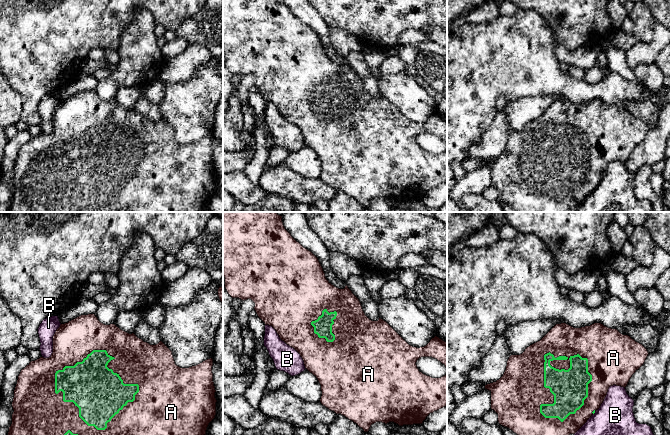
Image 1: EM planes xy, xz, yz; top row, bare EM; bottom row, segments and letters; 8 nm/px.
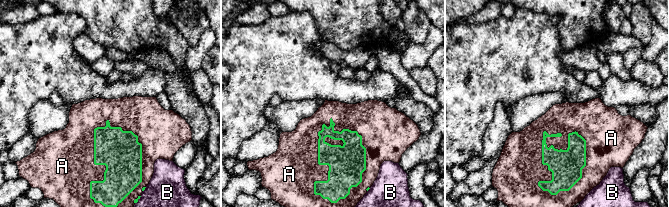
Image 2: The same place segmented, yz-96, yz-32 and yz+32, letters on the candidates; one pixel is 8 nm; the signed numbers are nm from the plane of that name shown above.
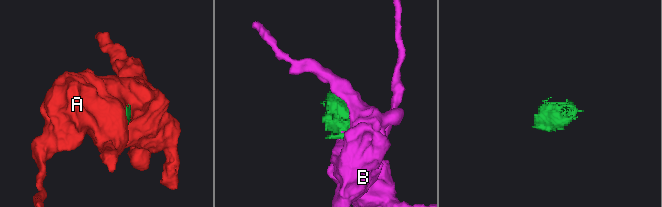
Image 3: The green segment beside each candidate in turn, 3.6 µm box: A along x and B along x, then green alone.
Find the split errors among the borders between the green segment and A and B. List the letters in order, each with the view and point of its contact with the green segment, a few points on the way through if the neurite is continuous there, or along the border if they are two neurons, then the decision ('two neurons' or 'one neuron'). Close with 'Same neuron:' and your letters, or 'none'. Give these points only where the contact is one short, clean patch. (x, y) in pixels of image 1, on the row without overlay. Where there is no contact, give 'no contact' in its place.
A: yz (554, 172) | one neuron
B: yz (594, 188) | two neurons
Same neuron: A

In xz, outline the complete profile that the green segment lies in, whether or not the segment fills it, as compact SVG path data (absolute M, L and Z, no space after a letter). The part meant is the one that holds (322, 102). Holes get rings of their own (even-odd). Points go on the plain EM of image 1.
M223 0L223 51L225 64L232 74L241 76L251 75L255 79L255 87L265 101L272 102L280 115L294 124L302 133L305 144L312 149L321 161L322 172L320 178L323 182L336 190L341 190L356 199L364 208L368 208L371 201L376 198L394 198L399 202L422 200L426 193L447 182L447 150L441 154L432 154L419 147L416 138L421 133L432 133L440 137L447 144L447 118L435 112L424 123L409 121L386 97L370 96L364 89L359 75L346 61L339 65L332 61L325 53L323 44L318 34L308 25L297 18L285 5L283 0Z

